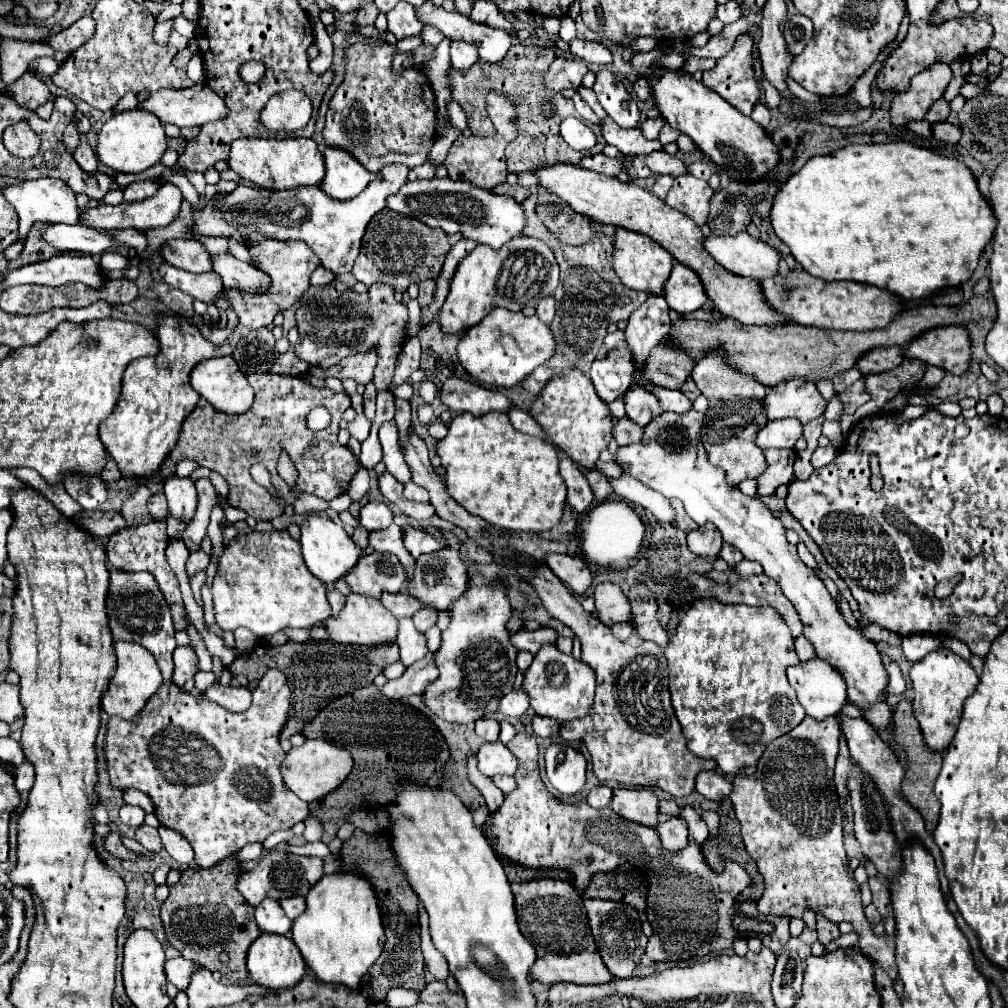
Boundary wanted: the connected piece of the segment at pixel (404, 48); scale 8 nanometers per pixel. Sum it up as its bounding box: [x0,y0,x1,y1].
[395,36,421,54]

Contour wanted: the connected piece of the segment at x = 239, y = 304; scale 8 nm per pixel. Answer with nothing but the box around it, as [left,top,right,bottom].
[223,240,319,348]

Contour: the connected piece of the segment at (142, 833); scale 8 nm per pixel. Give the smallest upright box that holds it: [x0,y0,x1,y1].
[135,824,163,854]

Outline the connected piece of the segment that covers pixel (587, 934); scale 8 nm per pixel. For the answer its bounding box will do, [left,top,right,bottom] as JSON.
[511,880,611,984]

